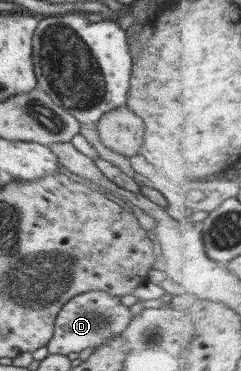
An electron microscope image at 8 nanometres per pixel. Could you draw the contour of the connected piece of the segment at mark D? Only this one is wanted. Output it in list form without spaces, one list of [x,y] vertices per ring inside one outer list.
[[[96,289],[77,294],[66,301],[57,312],[53,323],[52,337],[45,347],[51,355],[78,353],[84,348],[95,349],[104,344],[106,340],[117,337],[124,331],[131,318],[128,307],[122,306],[118,295]]]

